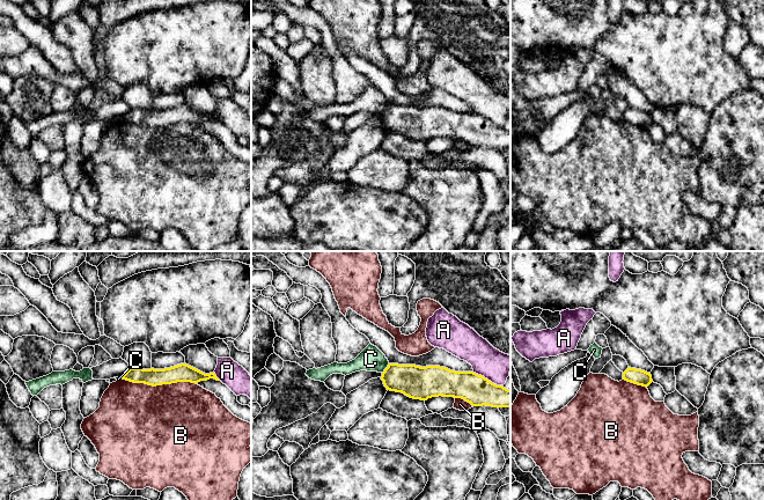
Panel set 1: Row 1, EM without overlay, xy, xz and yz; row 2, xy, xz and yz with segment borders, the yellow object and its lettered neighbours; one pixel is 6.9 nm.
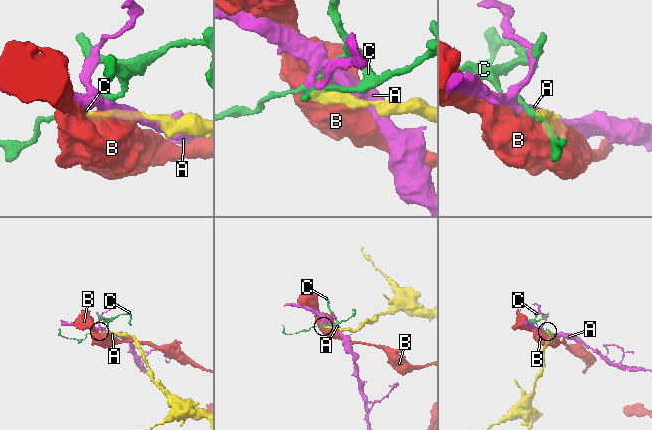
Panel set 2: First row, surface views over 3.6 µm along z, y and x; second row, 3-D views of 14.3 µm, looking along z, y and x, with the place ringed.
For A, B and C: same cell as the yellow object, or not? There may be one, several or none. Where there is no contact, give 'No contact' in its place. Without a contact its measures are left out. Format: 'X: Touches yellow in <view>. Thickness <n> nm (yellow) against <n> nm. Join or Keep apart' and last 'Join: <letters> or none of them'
A: Touches yellow in xz. Thickness 200 nm (yellow) against 220 nm. Keep apart
B: Touches yellow in xy. Thickness 130 nm (yellow) against 500 nm. Keep apart
C: Touches yellow in xz. Thickness 220 nm (yellow) against 170 nm. Keep apart
Join: none of them

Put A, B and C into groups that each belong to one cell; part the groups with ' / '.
A / B / C

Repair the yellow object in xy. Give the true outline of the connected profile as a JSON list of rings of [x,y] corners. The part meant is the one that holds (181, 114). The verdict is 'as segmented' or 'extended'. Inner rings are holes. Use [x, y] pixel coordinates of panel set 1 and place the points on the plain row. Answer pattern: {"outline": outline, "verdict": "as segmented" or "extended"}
{"outline": [[[186,104],[164,110],[130,109],[122,118],[133,124],[145,124],[153,127],[177,123],[191,123],[197,125],[200,122],[207,122],[210,119],[220,122],[215,113],[205,115]]], "verdict": "as segmented"}

